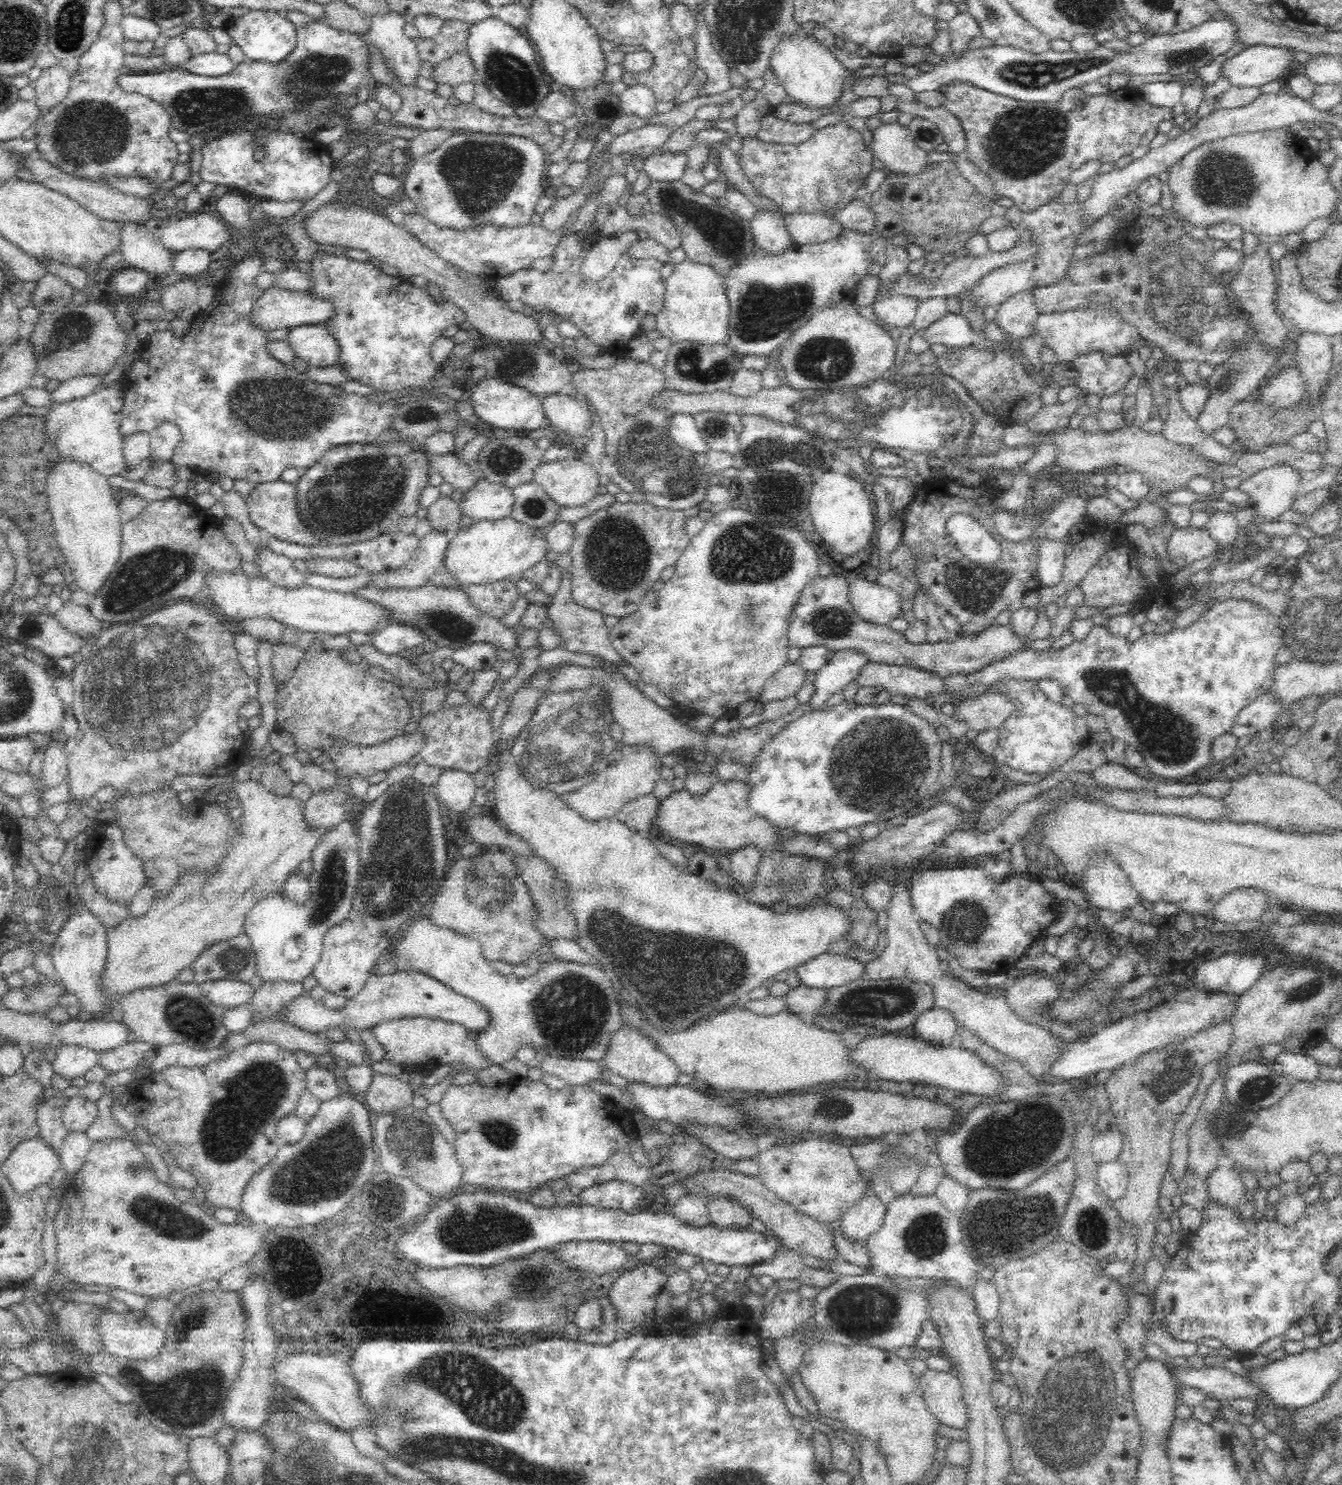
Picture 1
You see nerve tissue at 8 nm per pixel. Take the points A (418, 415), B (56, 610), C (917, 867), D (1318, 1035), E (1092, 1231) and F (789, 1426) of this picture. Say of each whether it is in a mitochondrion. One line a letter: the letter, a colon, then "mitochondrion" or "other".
A: mitochondrion
B: other
C: other
D: other
E: mitochondrion
F: other

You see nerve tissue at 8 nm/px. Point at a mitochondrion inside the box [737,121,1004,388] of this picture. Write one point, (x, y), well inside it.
(827, 360)

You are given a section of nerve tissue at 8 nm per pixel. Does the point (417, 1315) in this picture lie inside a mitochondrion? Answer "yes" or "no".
no

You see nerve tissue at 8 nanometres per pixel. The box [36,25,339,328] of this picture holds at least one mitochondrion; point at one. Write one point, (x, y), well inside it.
(93, 131)

